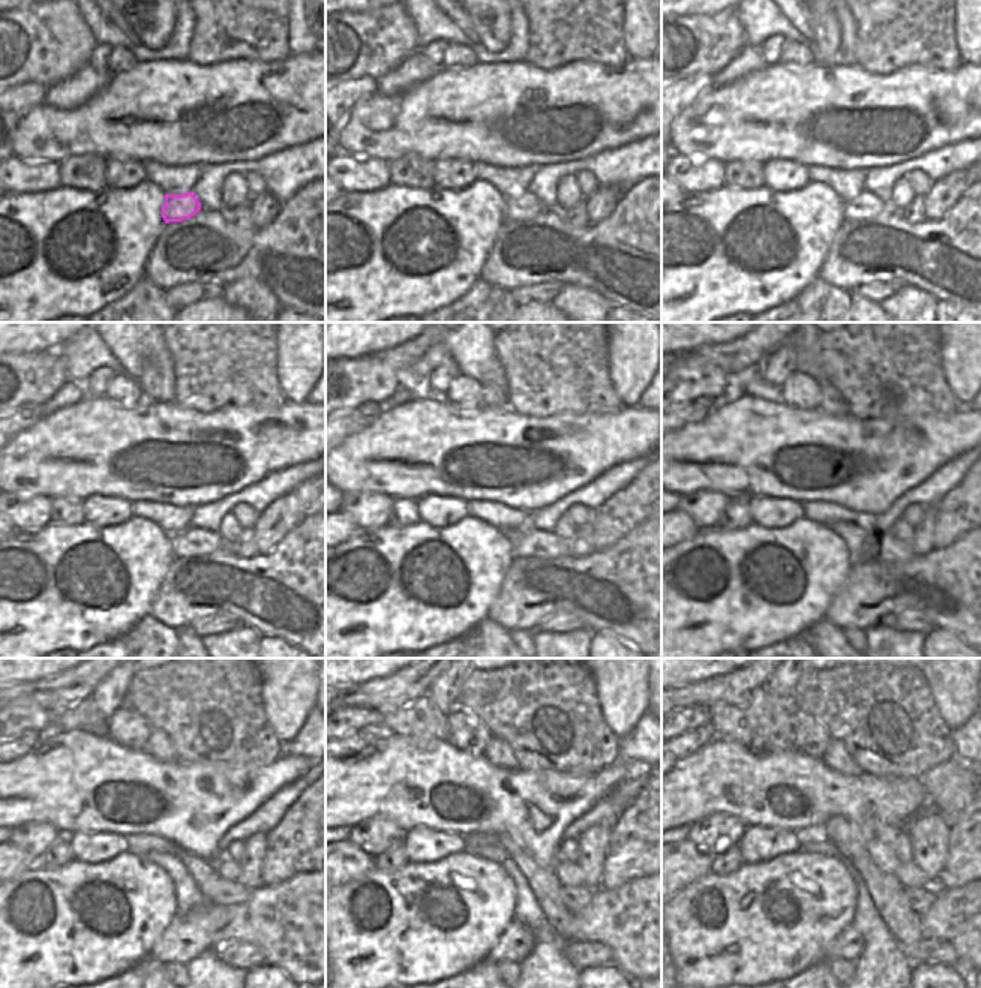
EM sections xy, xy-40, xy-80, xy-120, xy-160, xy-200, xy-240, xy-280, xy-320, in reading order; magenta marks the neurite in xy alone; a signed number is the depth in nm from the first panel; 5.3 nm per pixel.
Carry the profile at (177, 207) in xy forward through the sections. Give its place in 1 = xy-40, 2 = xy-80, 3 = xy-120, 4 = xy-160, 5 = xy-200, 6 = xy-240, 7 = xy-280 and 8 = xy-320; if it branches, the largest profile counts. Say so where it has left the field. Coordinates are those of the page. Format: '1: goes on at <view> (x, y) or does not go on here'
1: goes on at xy-40 (524, 207)
2: goes on at xy-80 (864, 206)
3: goes on at xy-120 (194, 541)
4: goes on at xy-160 (528, 543)
5: goes on at xy-200 (884, 547)
6: goes on at xy-240 (216, 891)
7: goes on at xy-280 (575, 898)
8: goes on at xy-320 (920, 900)

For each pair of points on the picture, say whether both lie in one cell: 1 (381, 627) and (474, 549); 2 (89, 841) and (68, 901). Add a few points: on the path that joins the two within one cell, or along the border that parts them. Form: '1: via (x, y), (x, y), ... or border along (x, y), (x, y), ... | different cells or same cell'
1: via (419, 612), (471, 609), (474, 606), (474, 586) | same cell
2: border along (116, 855), (102, 862), (75, 861) | different cells

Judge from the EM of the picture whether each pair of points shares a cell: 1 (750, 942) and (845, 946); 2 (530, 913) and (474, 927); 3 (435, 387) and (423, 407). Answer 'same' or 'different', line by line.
1: different
2: different
3: different

